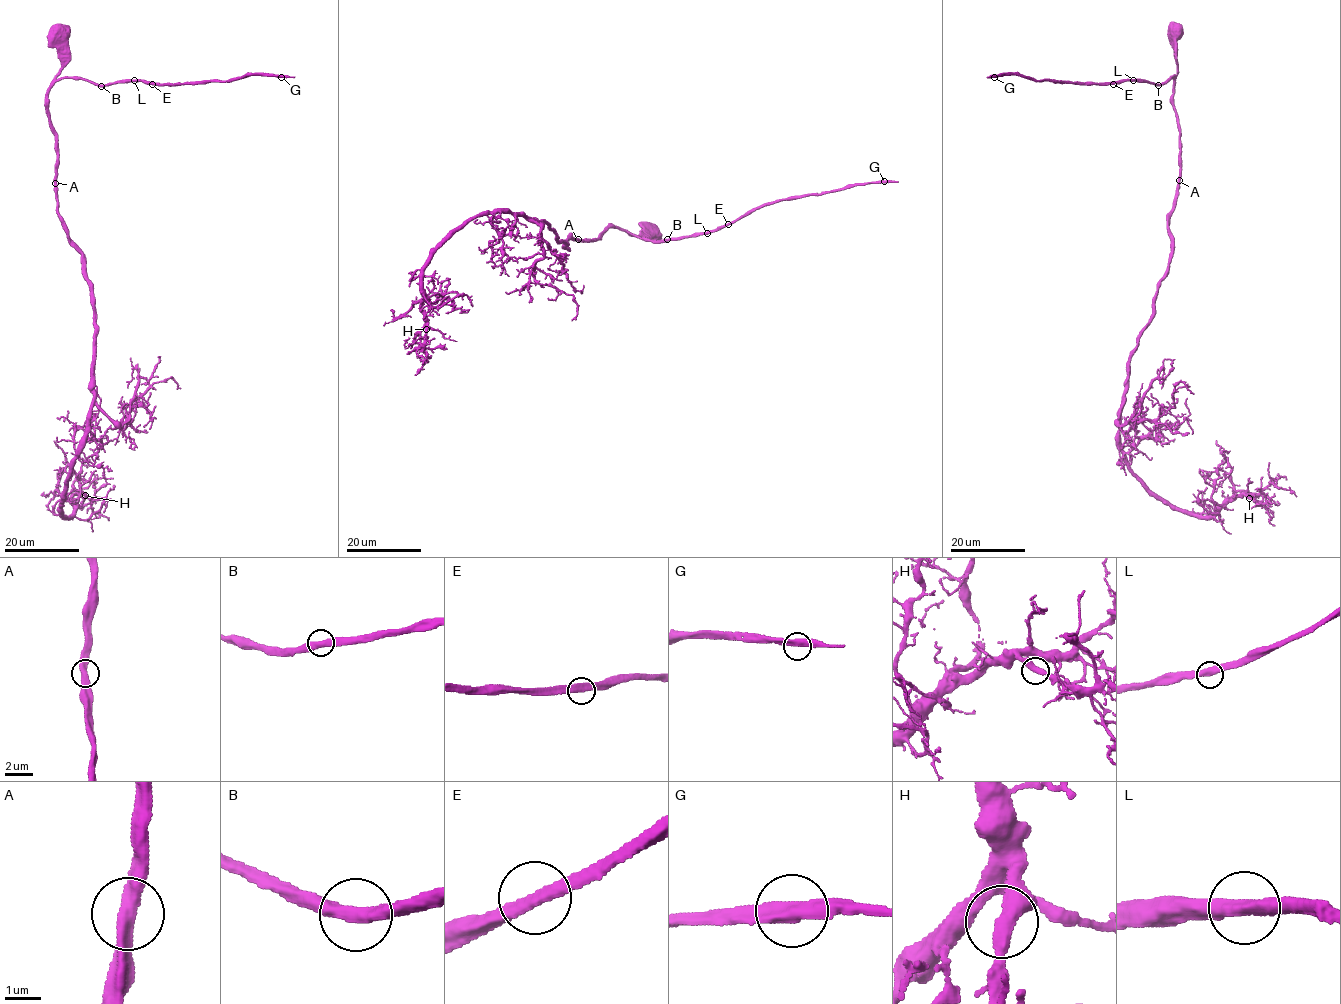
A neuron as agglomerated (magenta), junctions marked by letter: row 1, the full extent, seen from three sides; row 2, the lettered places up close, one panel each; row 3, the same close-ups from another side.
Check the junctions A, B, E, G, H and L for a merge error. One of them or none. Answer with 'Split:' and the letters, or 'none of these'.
Split: none of these

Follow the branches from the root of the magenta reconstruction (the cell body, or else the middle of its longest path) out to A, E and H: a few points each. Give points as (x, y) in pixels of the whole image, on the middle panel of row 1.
A: (650, 229), (632, 236), (608, 227), (599, 238), (578, 240)
E: (650, 229), (640, 231), (637, 235), (627, 232), (661, 241), (708, 233), (728, 224)
H: (650, 229), (567, 236), (566, 248), (545, 223), (478, 215), (423, 269), (426, 329)

